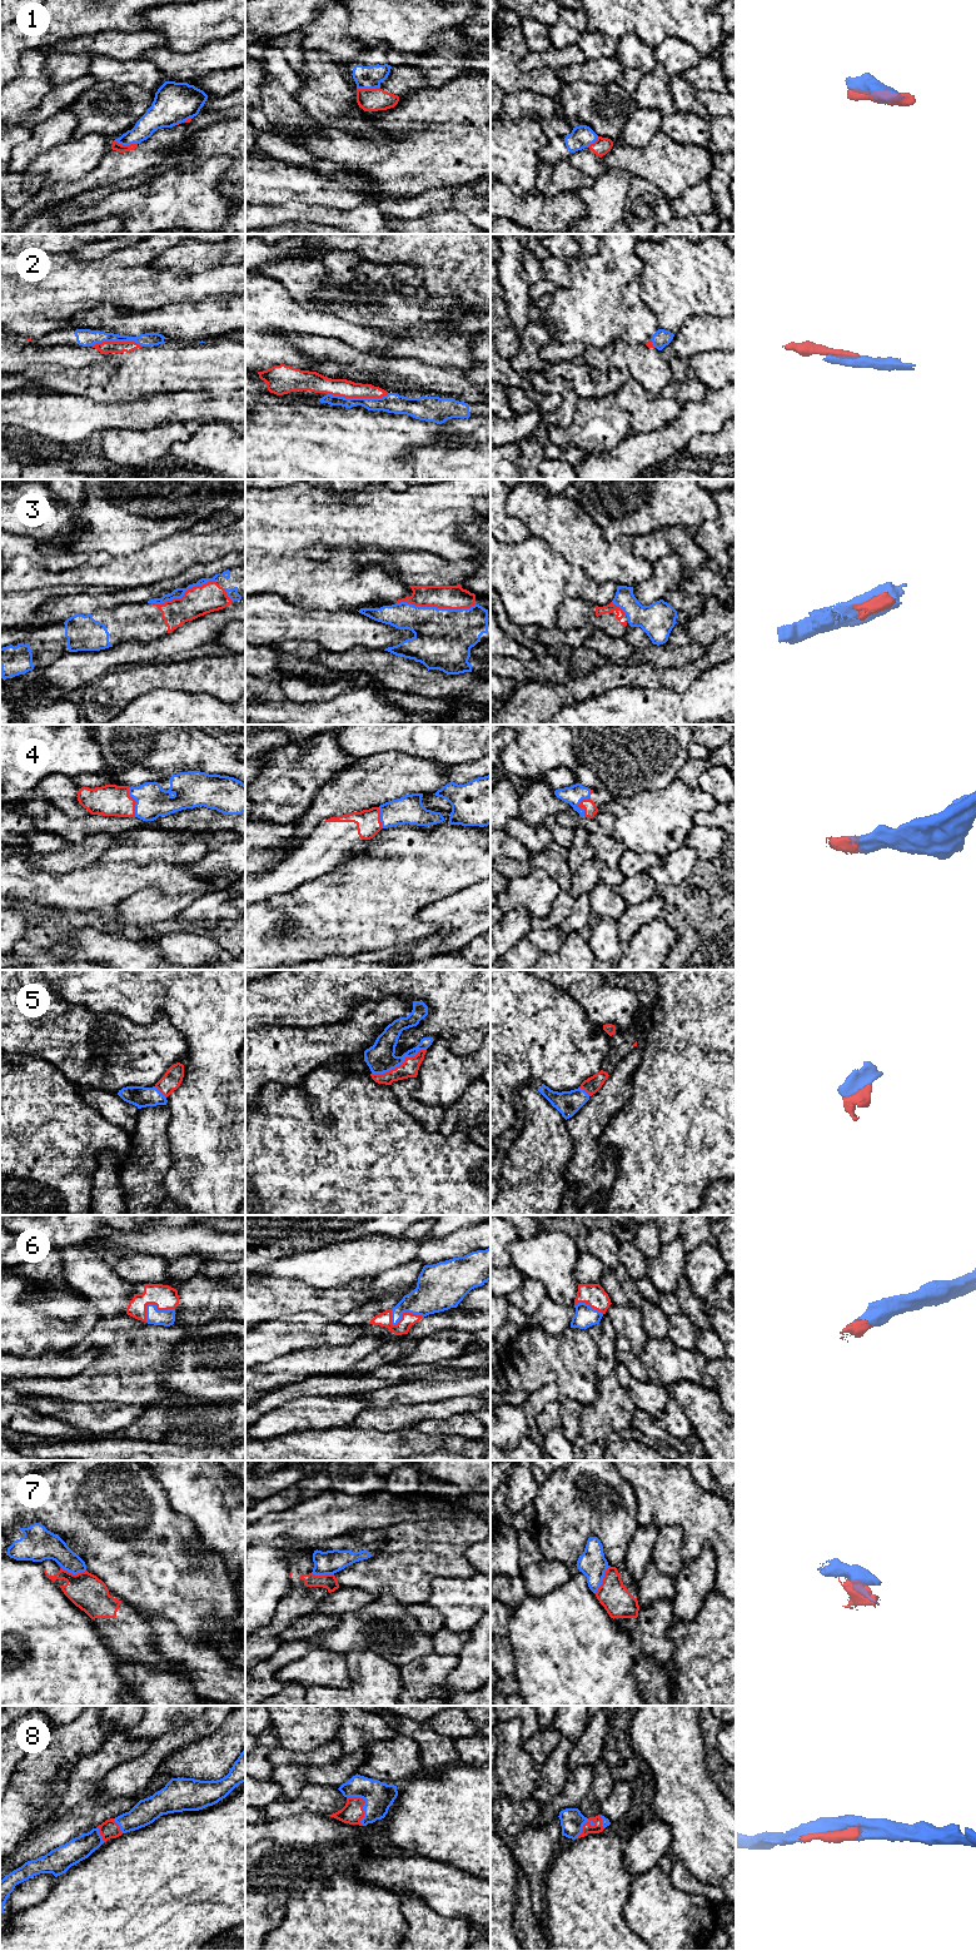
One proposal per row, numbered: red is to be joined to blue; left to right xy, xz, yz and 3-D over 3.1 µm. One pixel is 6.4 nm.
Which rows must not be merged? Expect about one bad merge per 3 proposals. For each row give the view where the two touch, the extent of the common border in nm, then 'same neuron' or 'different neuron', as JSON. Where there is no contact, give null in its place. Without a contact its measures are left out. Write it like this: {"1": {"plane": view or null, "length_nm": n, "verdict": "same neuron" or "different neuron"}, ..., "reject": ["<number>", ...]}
{"1": {"plane": "xy", "length_nm": 150, "verdict": "different neuron"}, "2": {"plane": "xz", "length_nm": 400, "verdict": "same neuron"}, "3": {"plane": "xz", "length_nm": 500, "verdict": "same neuron"}, "4": {"plane": "yz", "length_nm": 130, "verdict": "same neuron"}, "5": {"plane": "xz", "length_nm": 380, "verdict": "same neuron"}, "6": {"plane": "xz", "length_nm": 220, "verdict": "same neuron"}, "7": {"plane": "yz", "length_nm": 200, "verdict": "different neuron"}, "8": {"plane": "xz", "length_nm": 220, "verdict": "same neuron"}, "reject": ["1", "7"]}

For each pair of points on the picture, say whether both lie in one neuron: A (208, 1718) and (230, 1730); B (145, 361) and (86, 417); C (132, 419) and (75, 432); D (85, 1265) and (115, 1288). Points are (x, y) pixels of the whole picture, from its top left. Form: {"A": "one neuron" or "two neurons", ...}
{"A": "two neurons", "B": "two neurons", "C": "one neuron", "D": "one neuron"}

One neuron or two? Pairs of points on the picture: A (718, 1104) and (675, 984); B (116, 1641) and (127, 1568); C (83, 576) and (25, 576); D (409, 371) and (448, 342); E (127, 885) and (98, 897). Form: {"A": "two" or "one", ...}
{"A": "one", "B": "two", "C": "one", "D": "two", "E": "one"}

